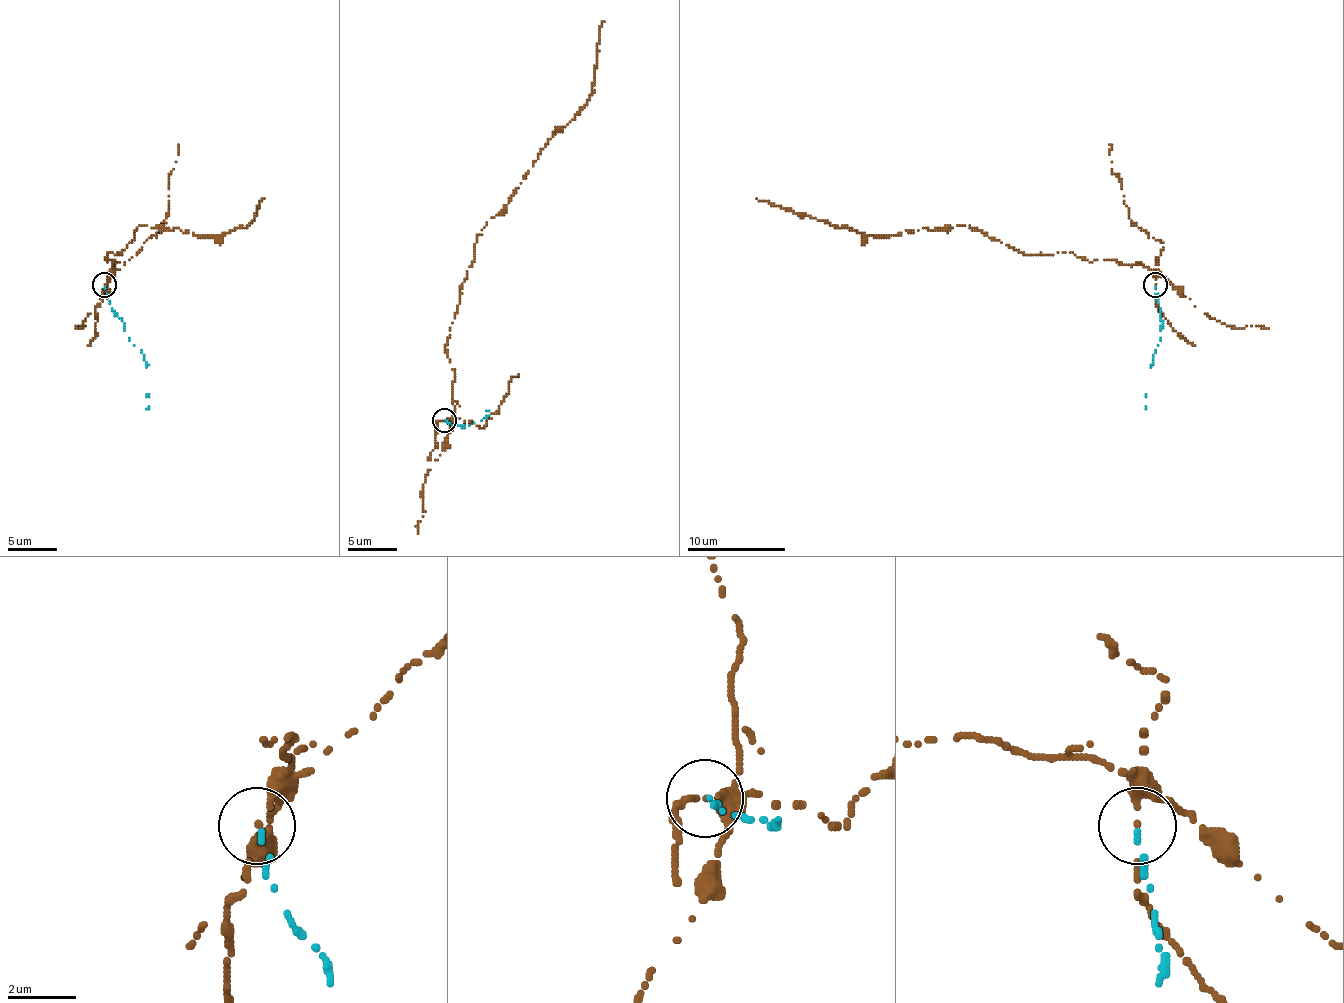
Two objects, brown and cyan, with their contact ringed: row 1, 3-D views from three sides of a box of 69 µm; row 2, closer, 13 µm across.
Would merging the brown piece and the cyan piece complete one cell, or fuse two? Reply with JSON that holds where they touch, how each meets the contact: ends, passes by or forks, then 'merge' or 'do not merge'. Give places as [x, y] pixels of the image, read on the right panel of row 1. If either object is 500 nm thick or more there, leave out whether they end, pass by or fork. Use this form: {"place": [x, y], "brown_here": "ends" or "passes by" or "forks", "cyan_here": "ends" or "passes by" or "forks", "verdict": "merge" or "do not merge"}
{"place": [1155, 284], "brown_here": "passes by", "cyan_here": "ends", "verdict": "do not merge"}

